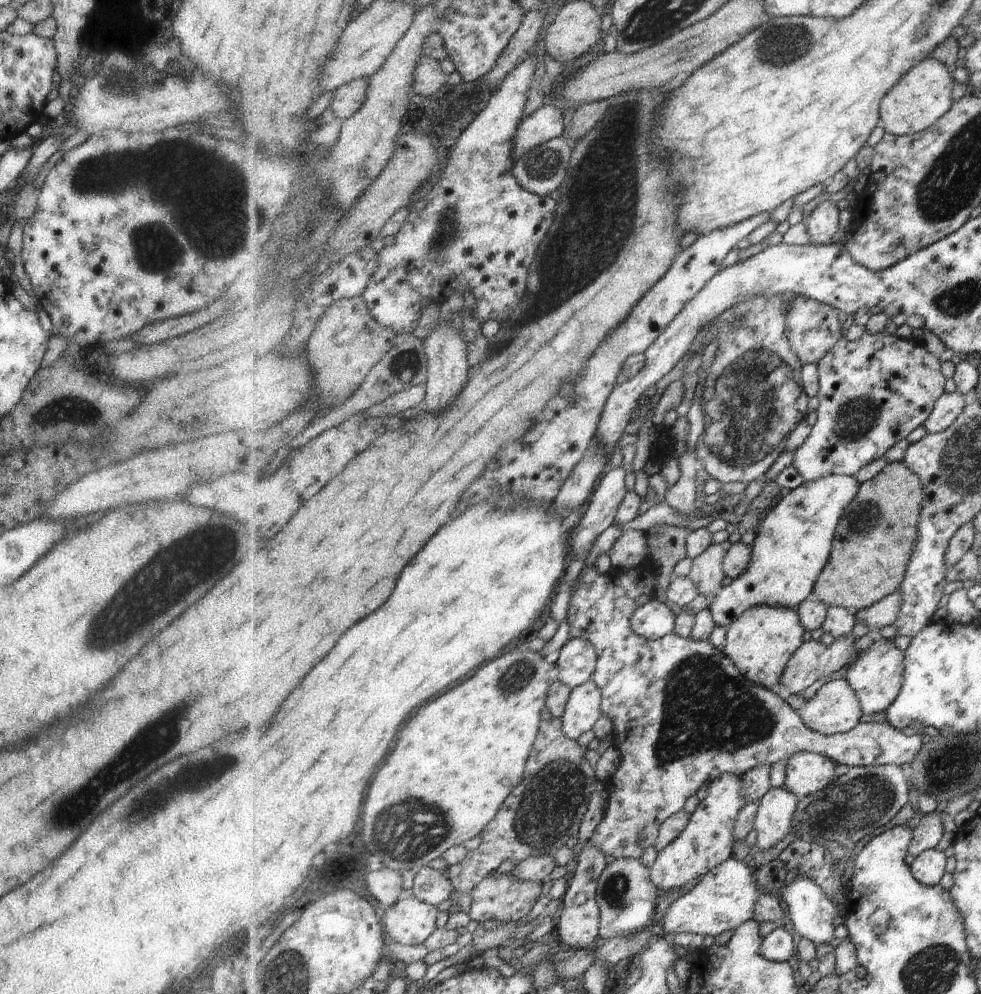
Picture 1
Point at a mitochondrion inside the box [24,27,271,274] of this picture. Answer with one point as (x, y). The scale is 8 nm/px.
(123, 82)

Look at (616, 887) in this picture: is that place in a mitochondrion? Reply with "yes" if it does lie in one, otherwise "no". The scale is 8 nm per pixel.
yes

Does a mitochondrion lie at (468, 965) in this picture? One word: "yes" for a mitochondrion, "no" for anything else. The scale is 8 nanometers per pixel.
no

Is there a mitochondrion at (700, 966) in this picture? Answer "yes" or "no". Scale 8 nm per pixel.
no

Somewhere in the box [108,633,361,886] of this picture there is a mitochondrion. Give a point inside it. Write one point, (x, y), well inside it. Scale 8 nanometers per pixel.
(214, 768)

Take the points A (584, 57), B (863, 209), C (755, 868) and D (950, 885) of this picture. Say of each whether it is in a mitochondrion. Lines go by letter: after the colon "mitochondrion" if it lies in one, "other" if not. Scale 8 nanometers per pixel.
A: other
B: other
C: other
D: other

